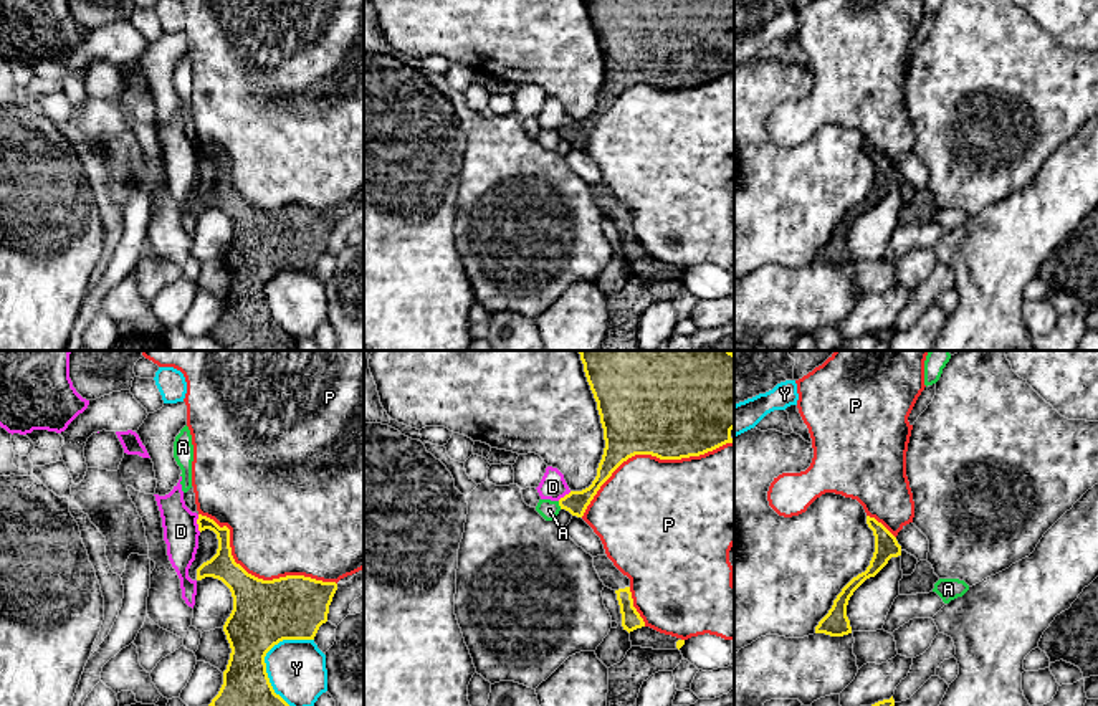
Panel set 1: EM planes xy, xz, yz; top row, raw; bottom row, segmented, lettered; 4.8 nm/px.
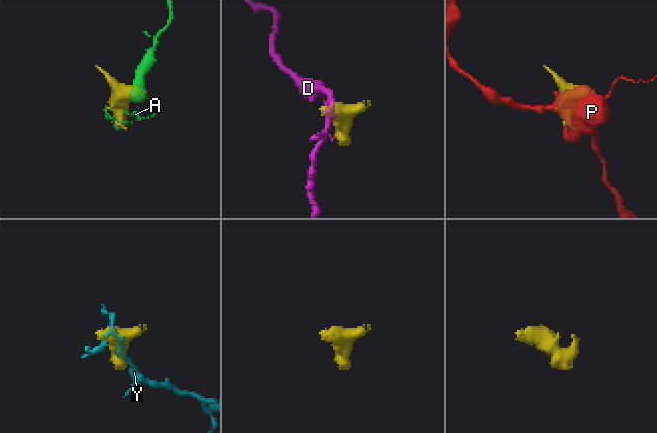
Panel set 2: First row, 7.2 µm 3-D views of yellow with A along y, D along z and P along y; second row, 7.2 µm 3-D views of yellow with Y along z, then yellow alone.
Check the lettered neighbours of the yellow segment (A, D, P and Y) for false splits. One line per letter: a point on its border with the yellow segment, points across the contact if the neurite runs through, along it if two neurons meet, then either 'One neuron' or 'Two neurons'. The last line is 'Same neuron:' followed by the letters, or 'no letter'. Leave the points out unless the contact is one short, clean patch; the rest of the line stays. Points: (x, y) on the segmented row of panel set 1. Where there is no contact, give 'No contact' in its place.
A: Touches yellow at xz (559, 505). Two neurons
D: Touches yellow at xy (197, 523). Two neurons
P: Touches yellow at xy (253, 576). Two neurons
Y: Touches yellow at xy (265, 655). Two neurons
Same neuron: no letter

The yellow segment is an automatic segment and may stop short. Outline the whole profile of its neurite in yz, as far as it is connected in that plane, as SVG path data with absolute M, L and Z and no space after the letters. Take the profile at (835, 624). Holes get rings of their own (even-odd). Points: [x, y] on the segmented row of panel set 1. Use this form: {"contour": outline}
{"contour": "M866 516L866 524L875 536L875 552L865 572L853 577L837 595L828 613L815 627L815 633L843 637L852 633L847 617L847 605L853 592L870 577L875 577L891 557L901 556L901 546L896 537L875 518Z"}

